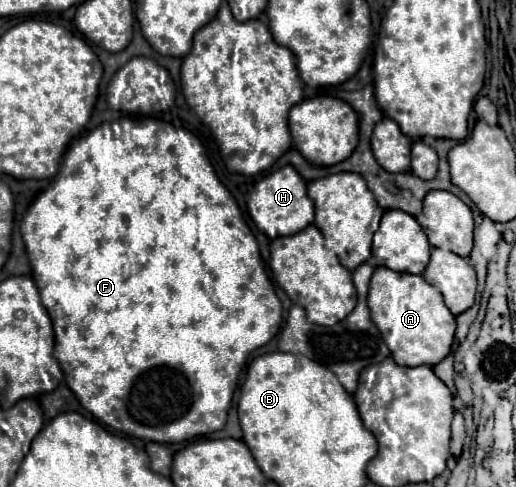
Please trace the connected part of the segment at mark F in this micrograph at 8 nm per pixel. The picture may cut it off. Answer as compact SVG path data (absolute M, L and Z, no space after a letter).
M126 117L101 123L89 135L79 137L69 145L59 173L51 185L35 197L25 213L21 235L33 267L33 281L37 283L41 301L53 321L57 341L53 355L61 365L68 387L98 422L111 431L157 443L181 443L223 429L239 373L249 353L277 335L283 321L283 307L265 271L251 229L243 223L233 195L217 179L205 148L196 136L186 129L149 117Z

